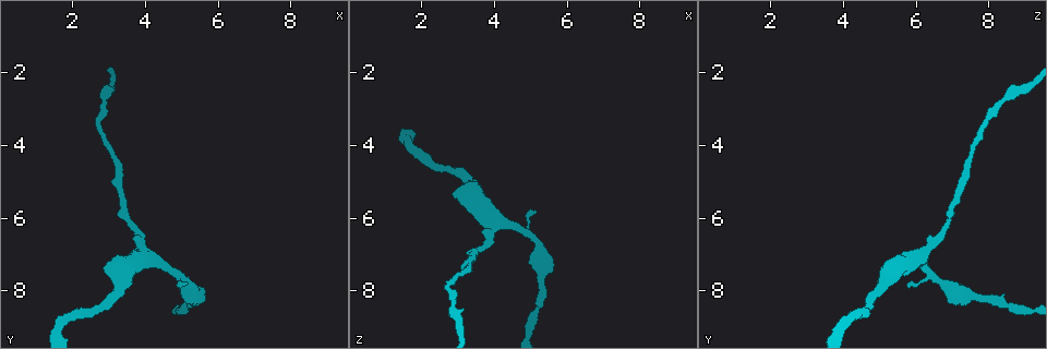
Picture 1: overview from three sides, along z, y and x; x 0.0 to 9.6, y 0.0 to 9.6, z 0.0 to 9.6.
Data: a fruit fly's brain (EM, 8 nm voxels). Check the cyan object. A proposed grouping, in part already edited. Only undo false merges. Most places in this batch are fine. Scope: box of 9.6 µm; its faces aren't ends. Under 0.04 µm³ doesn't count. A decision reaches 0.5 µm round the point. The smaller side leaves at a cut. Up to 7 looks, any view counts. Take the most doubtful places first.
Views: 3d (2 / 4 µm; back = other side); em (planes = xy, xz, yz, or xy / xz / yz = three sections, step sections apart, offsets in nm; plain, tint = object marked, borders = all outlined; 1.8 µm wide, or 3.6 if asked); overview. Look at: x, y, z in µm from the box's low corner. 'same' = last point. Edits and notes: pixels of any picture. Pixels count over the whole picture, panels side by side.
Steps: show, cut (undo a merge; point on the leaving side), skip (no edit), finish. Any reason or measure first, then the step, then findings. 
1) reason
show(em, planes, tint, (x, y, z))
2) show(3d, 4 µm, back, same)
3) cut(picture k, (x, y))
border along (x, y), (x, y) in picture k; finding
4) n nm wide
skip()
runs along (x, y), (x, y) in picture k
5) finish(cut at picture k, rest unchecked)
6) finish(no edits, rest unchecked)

sudden change in width
show(em, 3.6 µm, planes, tint, (5.25, 7.85, 6.75))

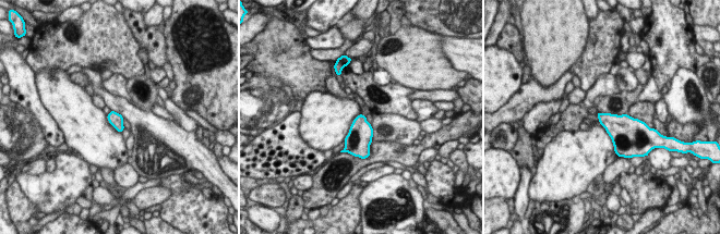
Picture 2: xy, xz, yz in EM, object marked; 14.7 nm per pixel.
skip()
continuous, no second cell

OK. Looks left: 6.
sudden change in width
show(3d, 4 µm, (3.95, 7.10, 6.00))

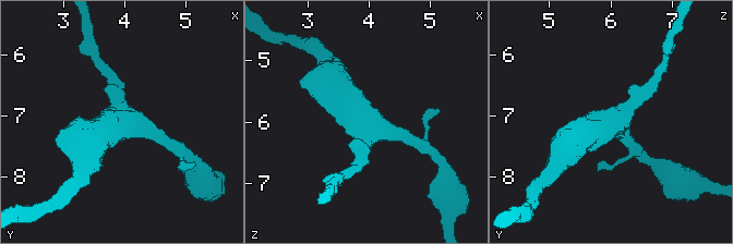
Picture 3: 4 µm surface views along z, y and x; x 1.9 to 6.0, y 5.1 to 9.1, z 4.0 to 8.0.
3 arms; arms of 240, 260, 550 nm
show(em, 3.6 µm, planes, tint, (3.90, 7.10, 6.00))

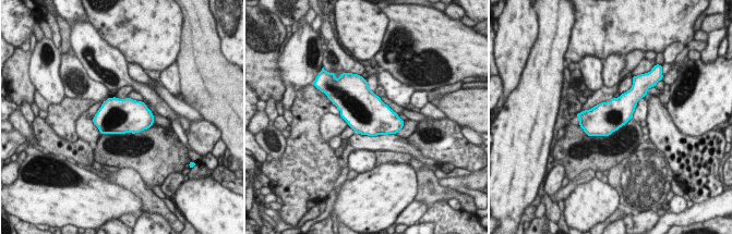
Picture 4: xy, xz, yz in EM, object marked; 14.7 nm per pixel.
skip()
one cell here

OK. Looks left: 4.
thin neck
show(em, 3.6 µm, xz, step 4, tint, (5.10, 8.40, 8.55))

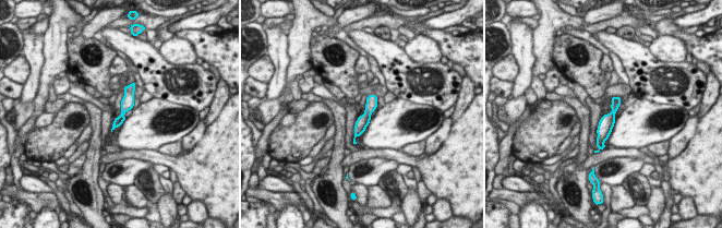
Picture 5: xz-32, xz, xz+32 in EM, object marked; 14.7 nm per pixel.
skip()
runs along (617, 99), (600, 145) in picture 5; all the same cell

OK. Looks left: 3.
finish(no edits, rest unchecked)

